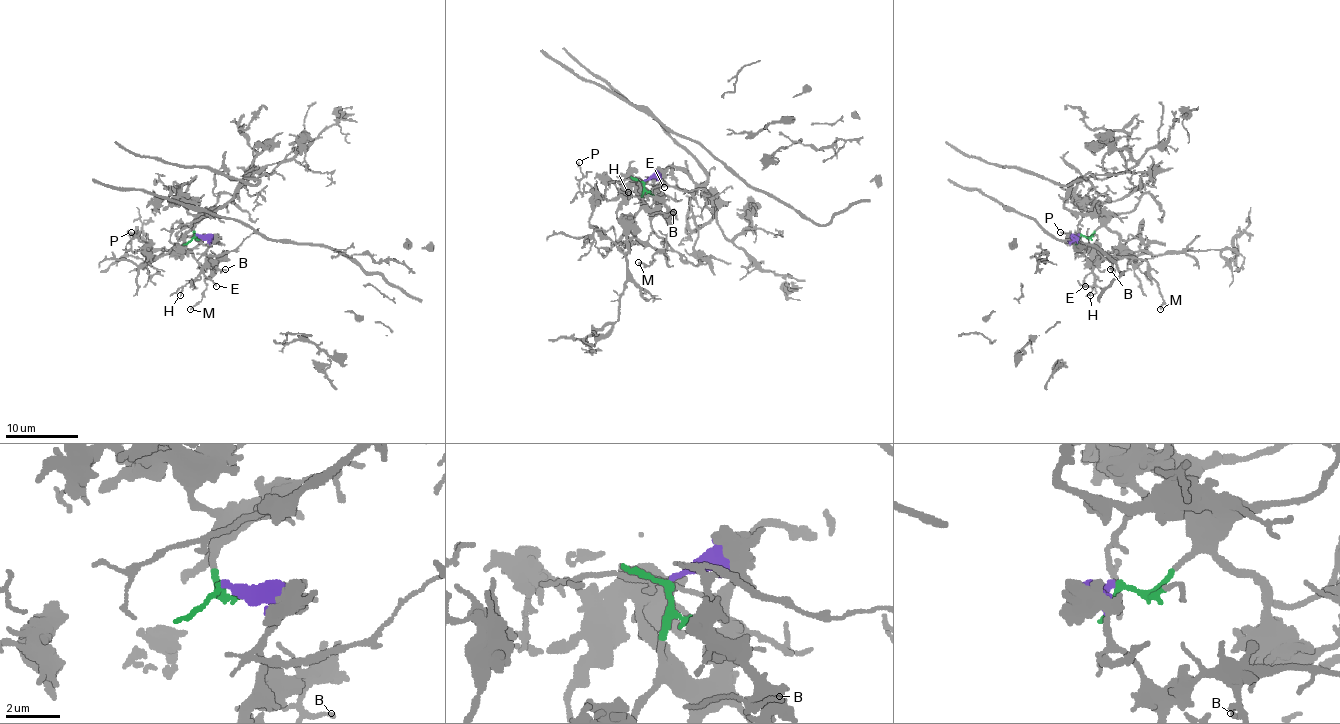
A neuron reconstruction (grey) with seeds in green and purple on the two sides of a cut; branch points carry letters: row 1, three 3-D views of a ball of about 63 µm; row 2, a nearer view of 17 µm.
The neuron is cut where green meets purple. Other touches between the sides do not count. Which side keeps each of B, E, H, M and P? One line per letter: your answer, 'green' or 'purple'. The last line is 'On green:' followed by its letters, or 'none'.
B: purple
E: purple
H: purple
M: purple
P: green
On green: P

